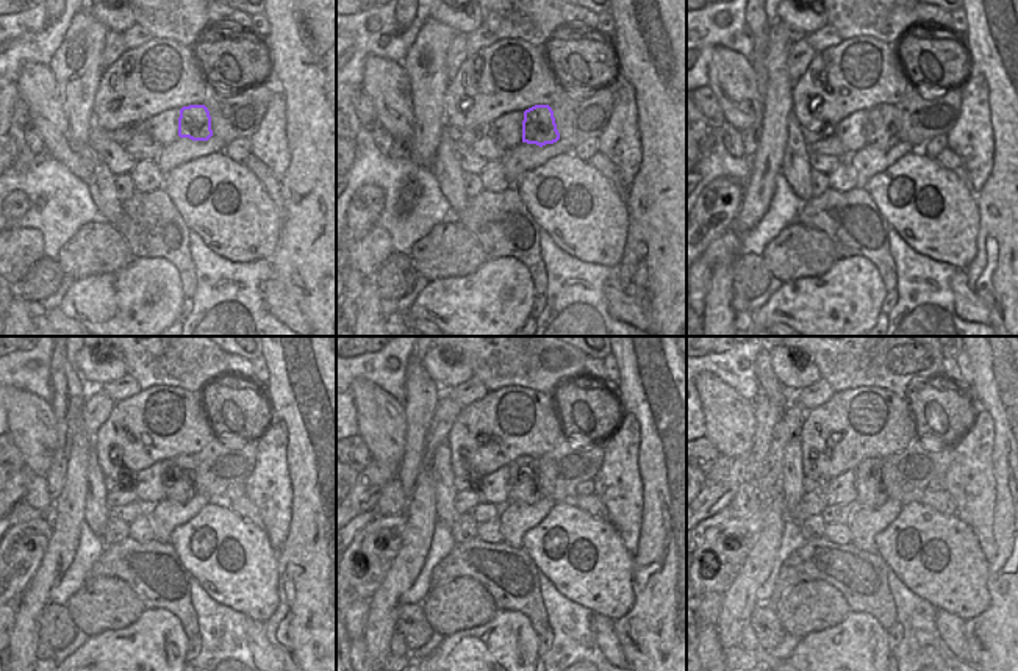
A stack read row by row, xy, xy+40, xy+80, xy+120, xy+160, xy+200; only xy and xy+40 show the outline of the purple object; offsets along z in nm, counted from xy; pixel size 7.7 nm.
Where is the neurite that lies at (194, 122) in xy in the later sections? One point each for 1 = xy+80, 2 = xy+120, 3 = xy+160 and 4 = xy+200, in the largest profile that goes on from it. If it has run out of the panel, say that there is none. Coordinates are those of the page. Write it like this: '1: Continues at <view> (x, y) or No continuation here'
1: Continues at xy+80 (882, 127)
2: Continues at xy+120 (177, 479)
3: Continues at xy+160 (523, 473)
4: Continues at xy+200 (870, 491).

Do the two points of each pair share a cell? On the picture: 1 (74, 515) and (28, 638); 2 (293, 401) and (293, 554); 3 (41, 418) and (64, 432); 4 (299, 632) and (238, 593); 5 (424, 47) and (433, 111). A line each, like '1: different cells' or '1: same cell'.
1: same cell
2: same cell
3: different cells
4: different cells
5: same cell

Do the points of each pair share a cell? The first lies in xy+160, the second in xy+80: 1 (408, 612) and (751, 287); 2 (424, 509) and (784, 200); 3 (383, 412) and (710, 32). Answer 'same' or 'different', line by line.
1: same
2: different
3: different

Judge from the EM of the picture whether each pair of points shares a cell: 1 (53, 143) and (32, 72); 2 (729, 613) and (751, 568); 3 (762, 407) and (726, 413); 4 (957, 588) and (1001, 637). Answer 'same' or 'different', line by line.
1: same
2: same
3: different
4: different

